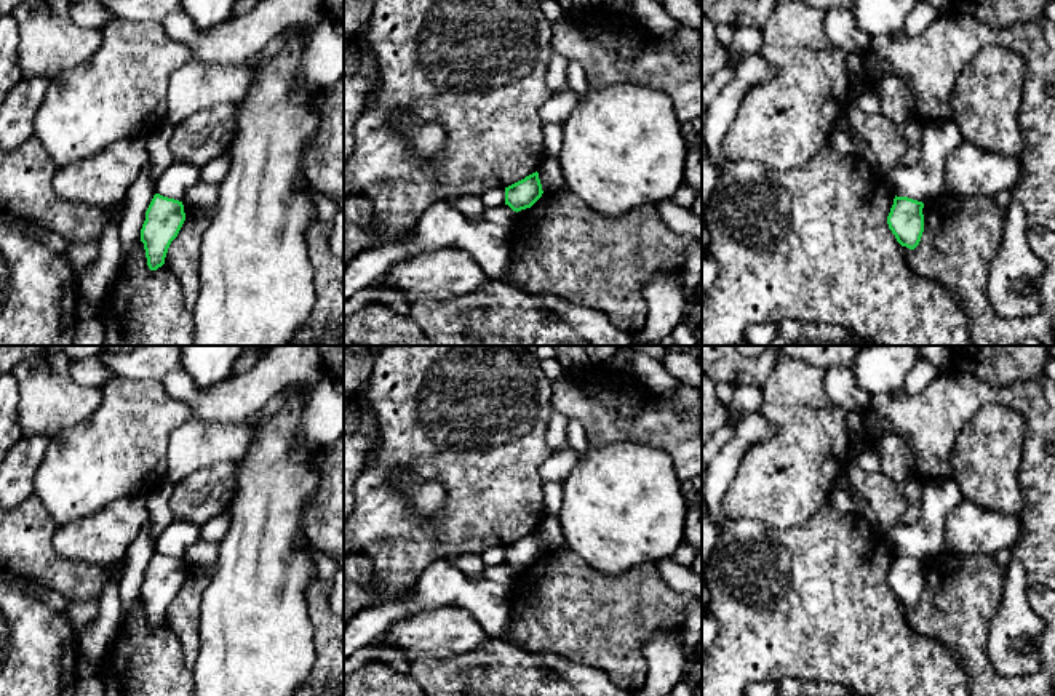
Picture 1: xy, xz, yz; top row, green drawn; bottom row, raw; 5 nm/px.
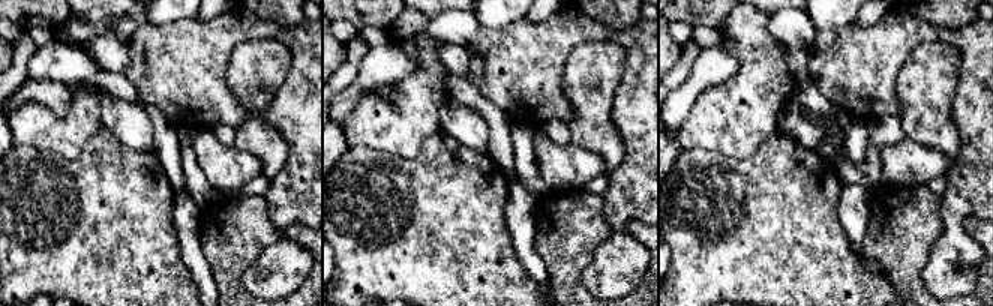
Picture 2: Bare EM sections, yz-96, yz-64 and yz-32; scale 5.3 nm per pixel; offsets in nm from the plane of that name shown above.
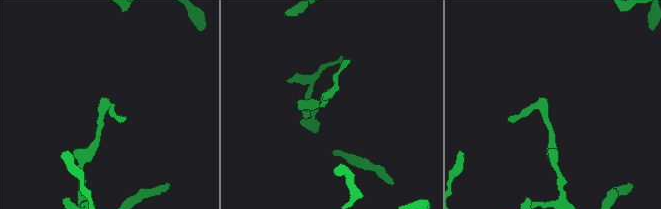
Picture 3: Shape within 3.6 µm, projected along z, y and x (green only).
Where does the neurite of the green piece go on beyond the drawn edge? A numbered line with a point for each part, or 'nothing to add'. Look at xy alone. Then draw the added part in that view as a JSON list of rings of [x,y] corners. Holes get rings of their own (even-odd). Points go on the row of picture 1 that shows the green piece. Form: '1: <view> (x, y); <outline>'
nothing to add

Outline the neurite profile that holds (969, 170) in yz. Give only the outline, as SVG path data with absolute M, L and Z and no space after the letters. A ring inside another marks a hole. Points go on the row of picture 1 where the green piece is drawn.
M961 141L943 165L943 190L975 197L1012 190L1020 181L1023 160L993 154Z

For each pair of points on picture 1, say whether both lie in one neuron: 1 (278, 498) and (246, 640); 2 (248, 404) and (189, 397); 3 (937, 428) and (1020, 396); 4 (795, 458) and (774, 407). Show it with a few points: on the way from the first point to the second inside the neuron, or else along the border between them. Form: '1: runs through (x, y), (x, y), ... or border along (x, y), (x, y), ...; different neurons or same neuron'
1: runs through (266, 533), (261, 544), (261, 580), (254, 605); same neuron
2: runs through (234, 404), (203, 402); same neuron
3: runs through (958, 407), (971, 394), (999, 394); same neuron
4: runs through (795, 445), (795, 428), (787, 420); same neuron

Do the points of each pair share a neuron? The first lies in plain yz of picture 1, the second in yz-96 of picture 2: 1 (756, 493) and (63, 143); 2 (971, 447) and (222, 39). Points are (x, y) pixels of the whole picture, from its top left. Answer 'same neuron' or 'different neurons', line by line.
1: same neuron
2: different neurons

